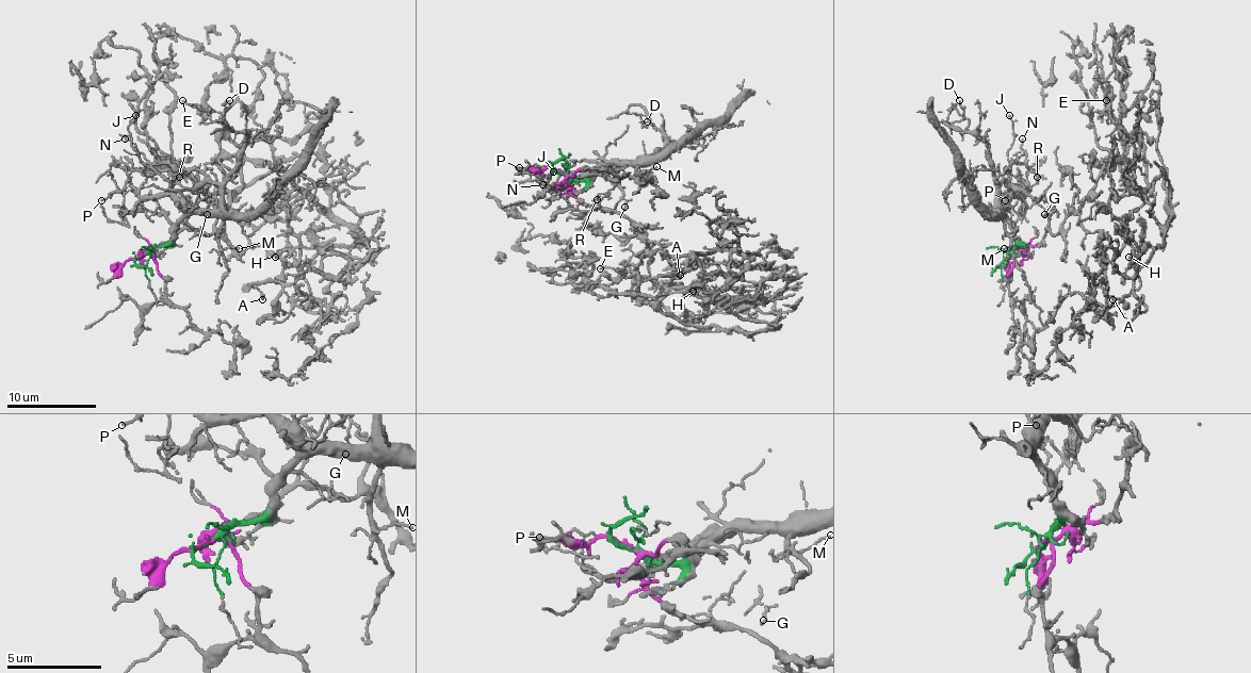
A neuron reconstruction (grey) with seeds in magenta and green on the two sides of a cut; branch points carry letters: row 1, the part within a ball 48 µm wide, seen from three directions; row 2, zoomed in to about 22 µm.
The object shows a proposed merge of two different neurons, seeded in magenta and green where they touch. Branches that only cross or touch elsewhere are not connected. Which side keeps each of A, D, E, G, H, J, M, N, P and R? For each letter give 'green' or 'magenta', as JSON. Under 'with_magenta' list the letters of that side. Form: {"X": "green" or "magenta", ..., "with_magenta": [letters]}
{"A": "magenta", "D": "green", "E": "magenta", "G": "green", "H": "magenta", "J": "green", "M": "green", "N": "green", "P": "green", "R": "green", "with_magenta": ["A", "E", "H"]}

